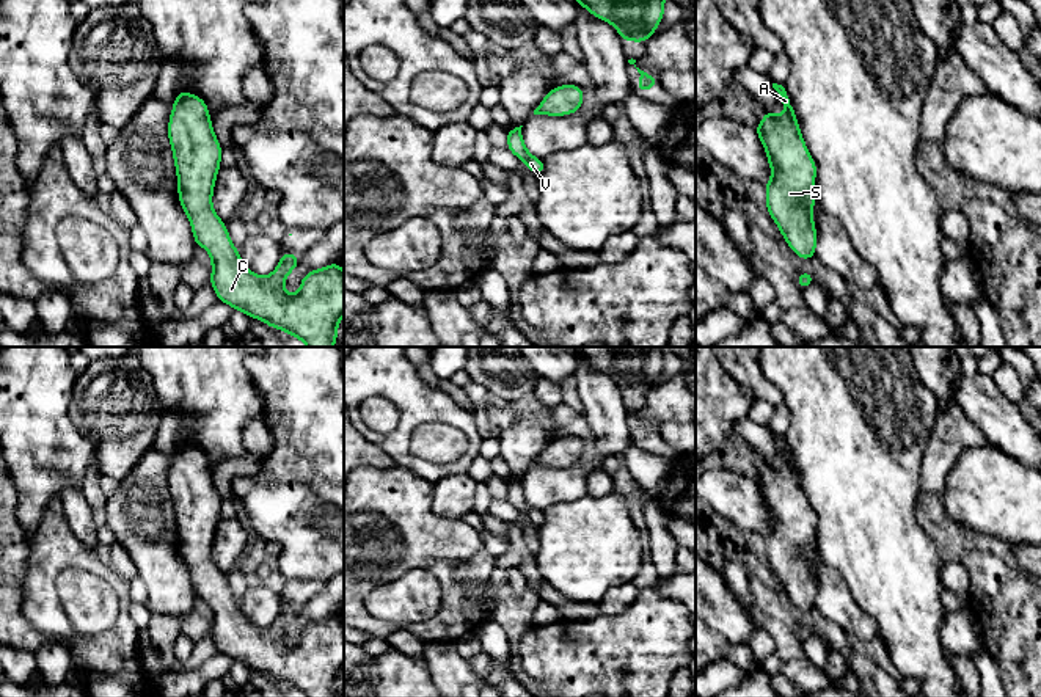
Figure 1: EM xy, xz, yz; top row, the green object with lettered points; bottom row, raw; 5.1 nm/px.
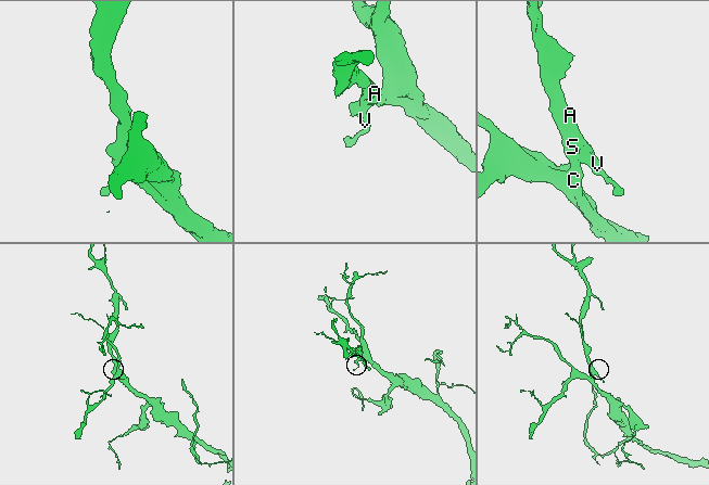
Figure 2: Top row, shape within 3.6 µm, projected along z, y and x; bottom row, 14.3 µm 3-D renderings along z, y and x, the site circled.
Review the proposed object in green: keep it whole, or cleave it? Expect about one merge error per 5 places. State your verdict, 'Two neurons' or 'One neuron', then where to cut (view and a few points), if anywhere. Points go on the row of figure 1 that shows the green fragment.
One neuron. No split

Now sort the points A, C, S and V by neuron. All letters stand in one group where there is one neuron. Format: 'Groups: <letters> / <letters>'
Groups: A C S V

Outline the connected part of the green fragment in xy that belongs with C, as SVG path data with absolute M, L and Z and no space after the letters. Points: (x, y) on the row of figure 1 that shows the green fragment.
M179 91L166 132L179 203L190 220L196 246L204 246L210 256L209 283L218 300L295 336L308 347L334 347L344 316L344 270L339 262L308 272L295 295L284 290L284 283L297 268L298 254L281 253L279 264L267 276L250 272L232 245L225 221L212 207L221 146L206 102L188 91Z

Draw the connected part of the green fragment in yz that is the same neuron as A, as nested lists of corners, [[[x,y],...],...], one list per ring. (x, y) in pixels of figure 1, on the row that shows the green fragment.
[[[773,83],[773,88],[780,94],[785,113],[777,116],[766,110],[755,127],[773,171],[773,177],[765,184],[765,206],[793,253],[801,259],[815,259],[816,163],[804,143],[785,88],[777,83]]]

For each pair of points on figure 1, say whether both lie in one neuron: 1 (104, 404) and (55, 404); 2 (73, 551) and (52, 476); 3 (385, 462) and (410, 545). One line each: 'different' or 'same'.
1: different
2: different
3: different

